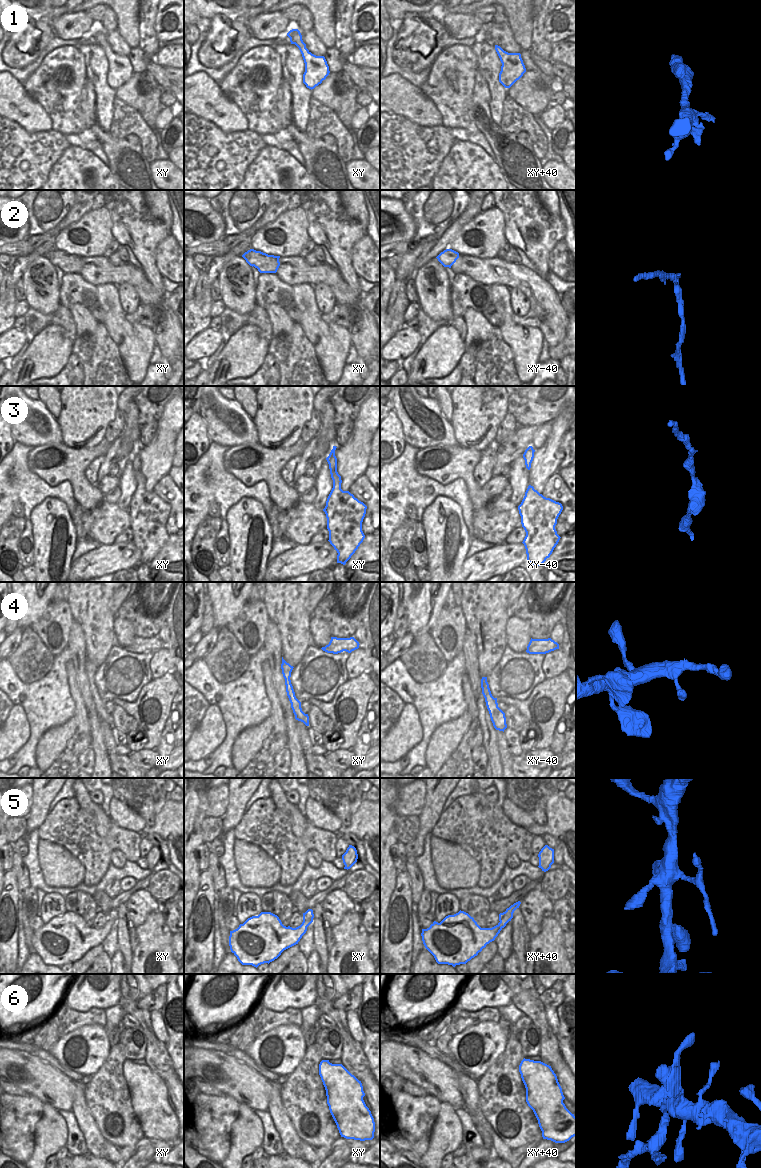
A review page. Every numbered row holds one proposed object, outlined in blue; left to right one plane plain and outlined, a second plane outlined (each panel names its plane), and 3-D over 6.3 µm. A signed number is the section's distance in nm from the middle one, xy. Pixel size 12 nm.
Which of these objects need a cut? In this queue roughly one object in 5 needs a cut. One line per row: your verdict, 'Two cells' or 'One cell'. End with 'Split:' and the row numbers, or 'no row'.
1: One cell
2: One cell
3: One cell
4: One cell
5: Two cells
6: Two cells
Split: 5, 6.

